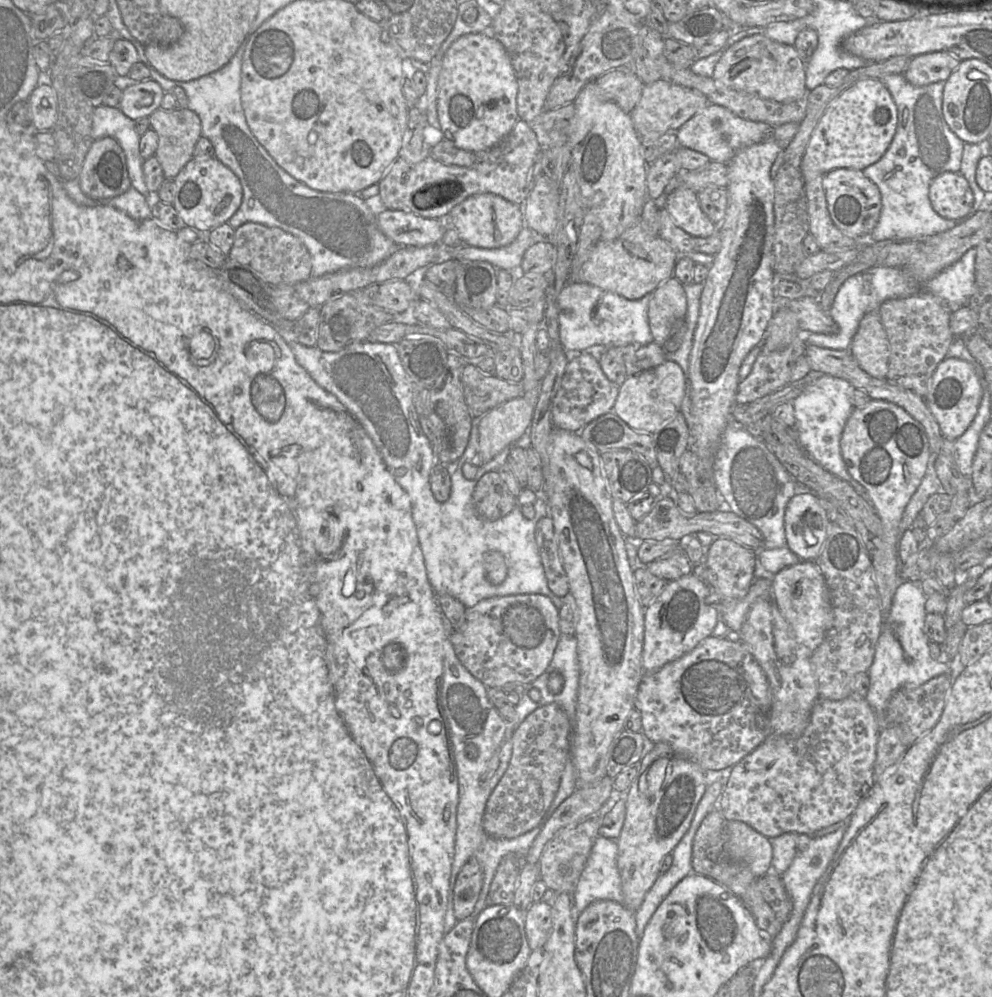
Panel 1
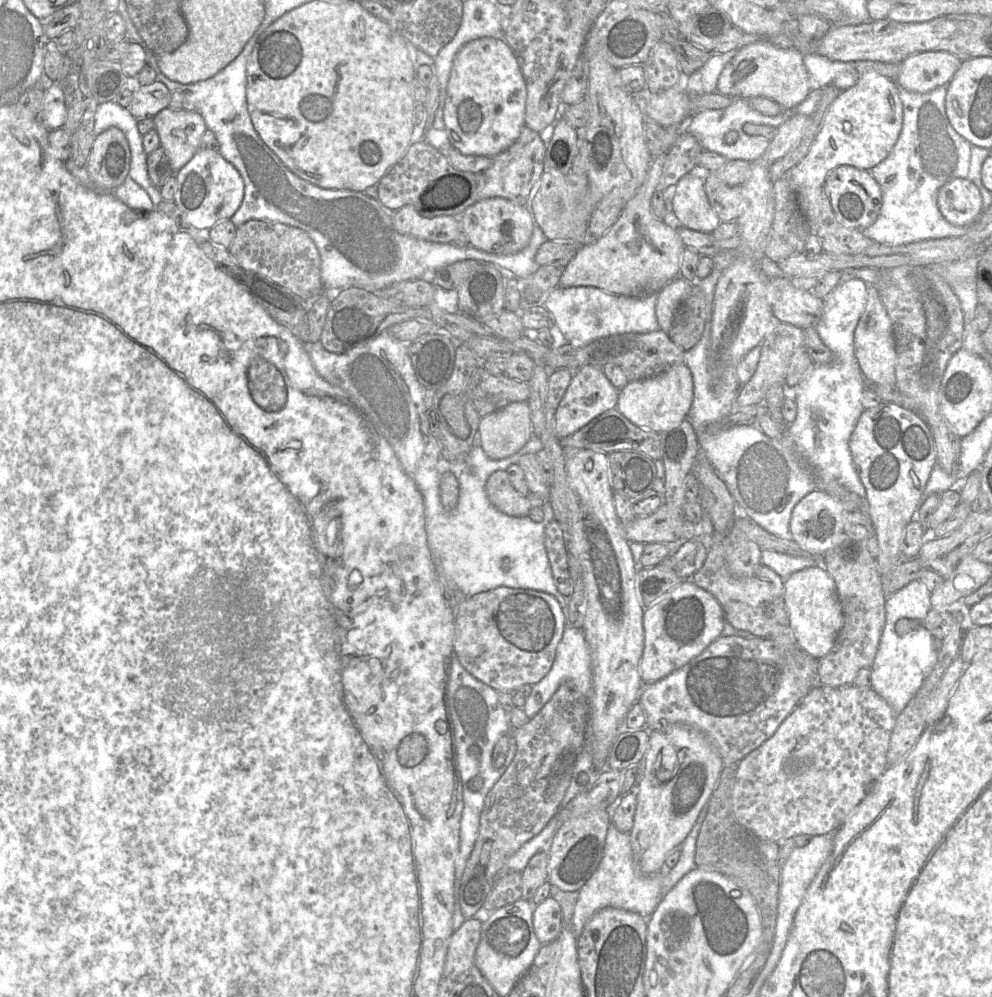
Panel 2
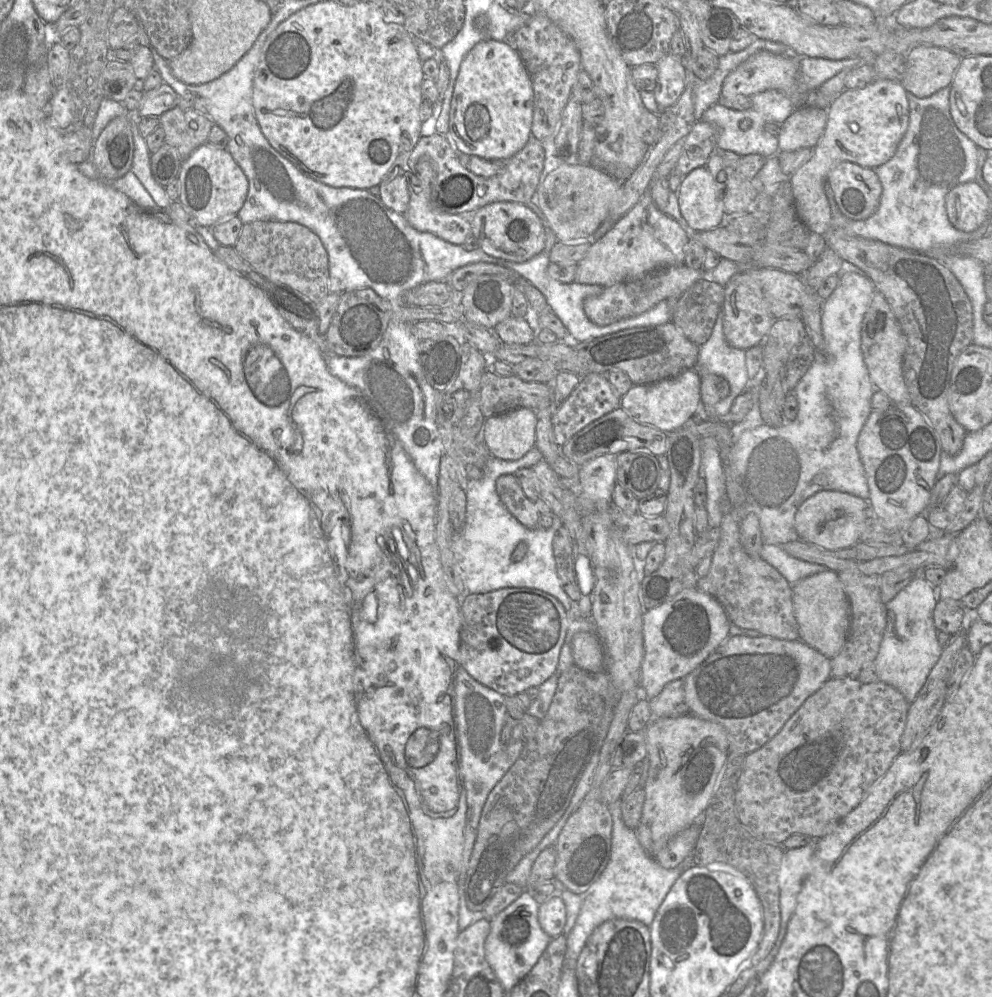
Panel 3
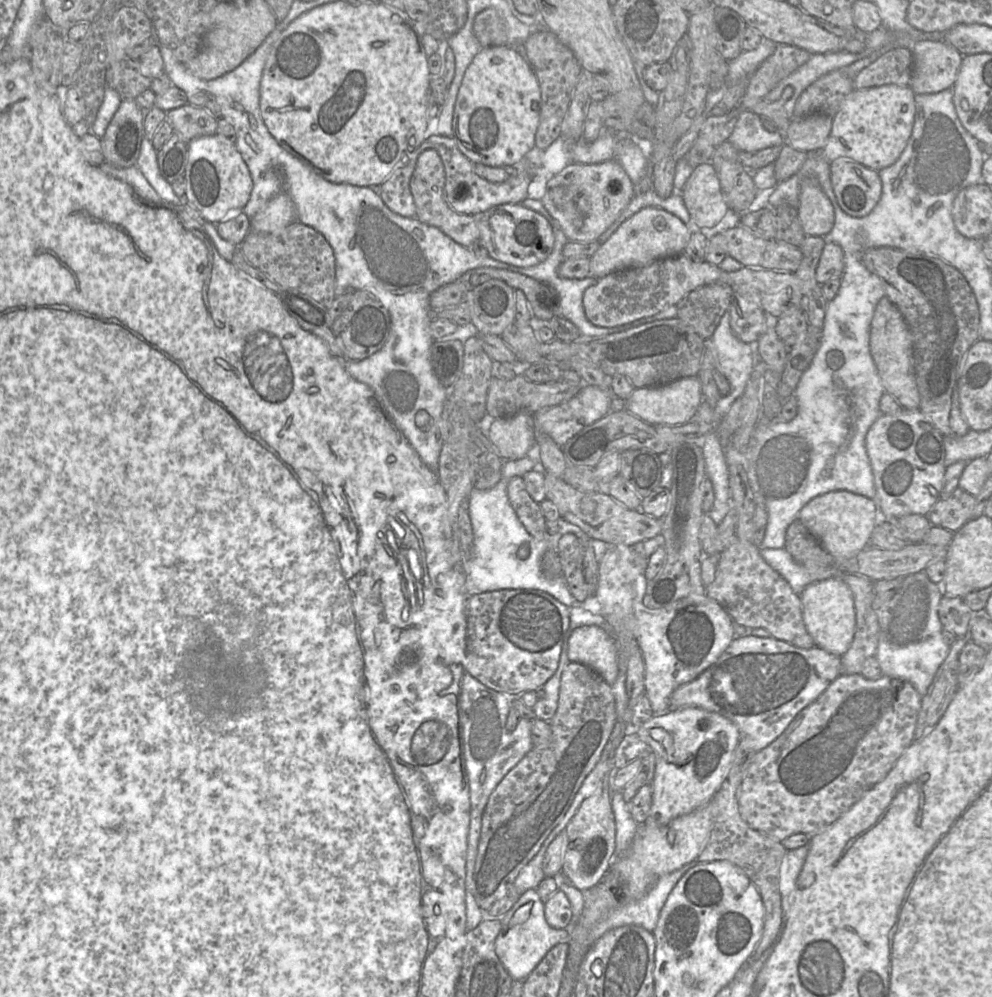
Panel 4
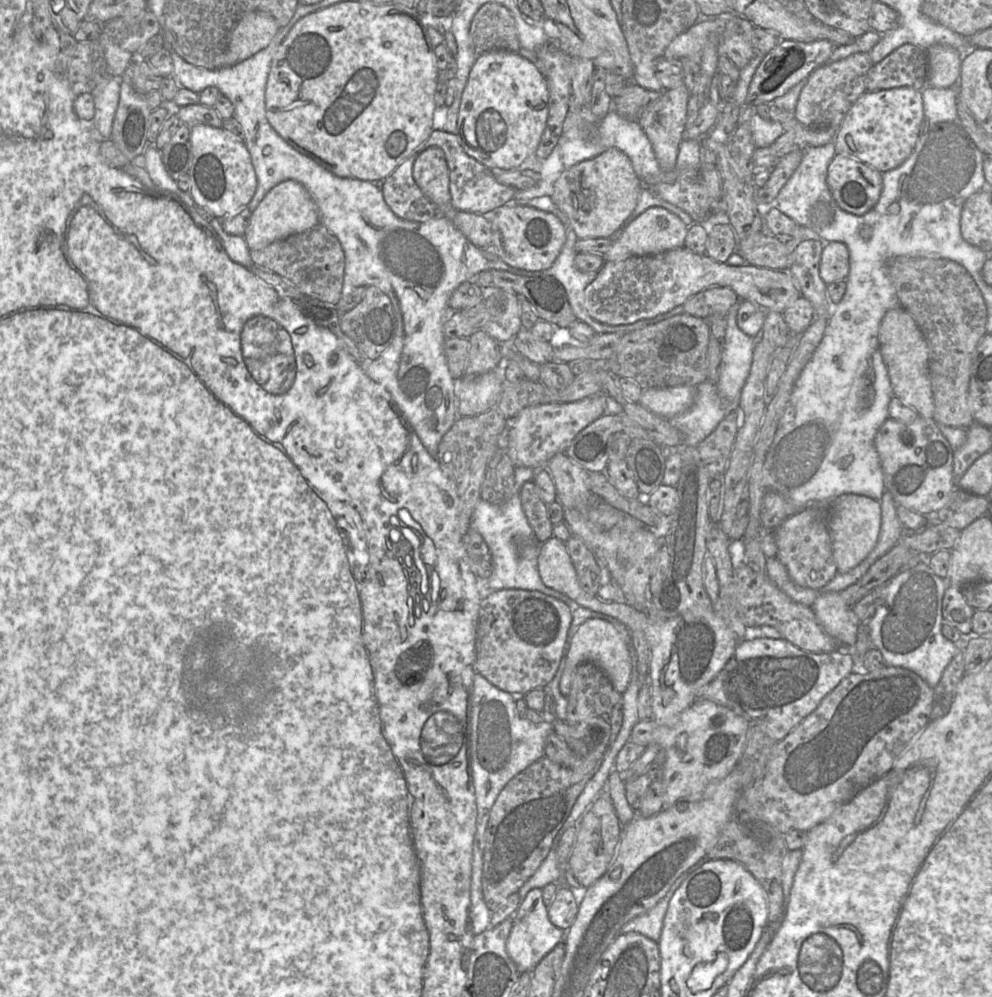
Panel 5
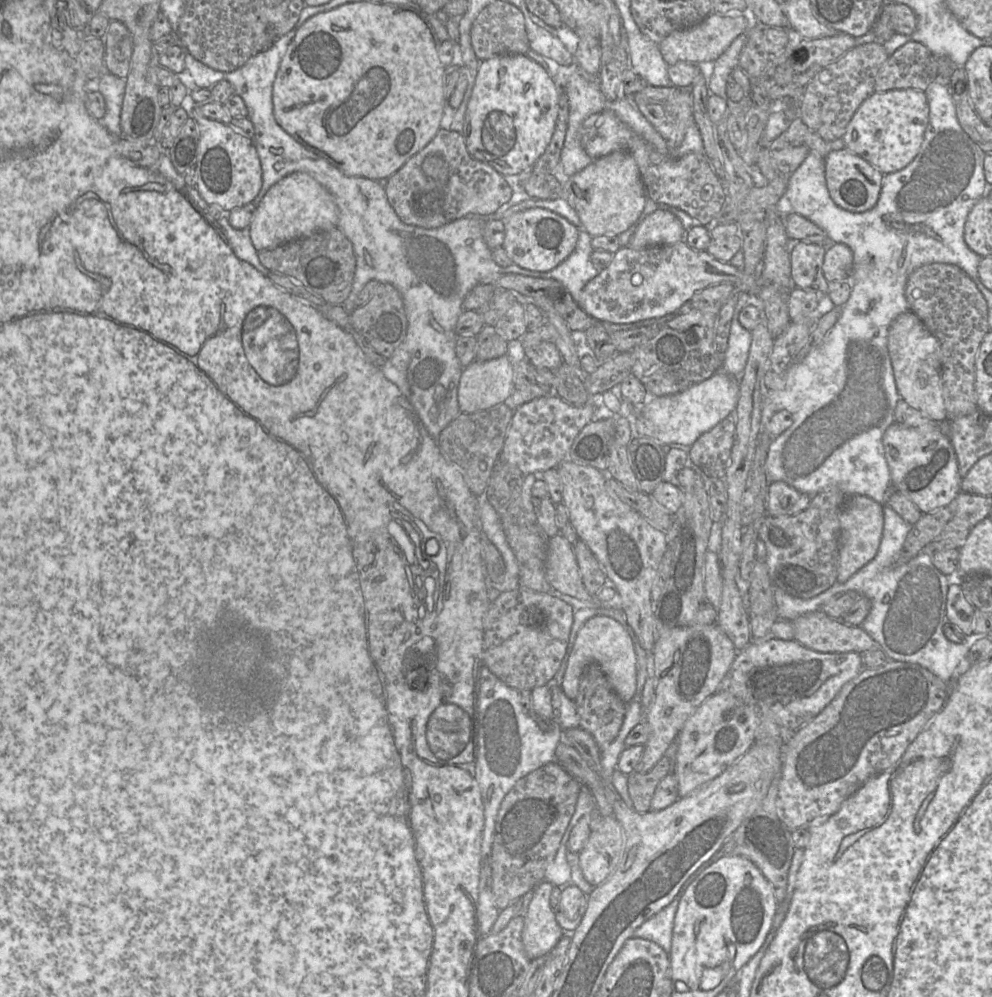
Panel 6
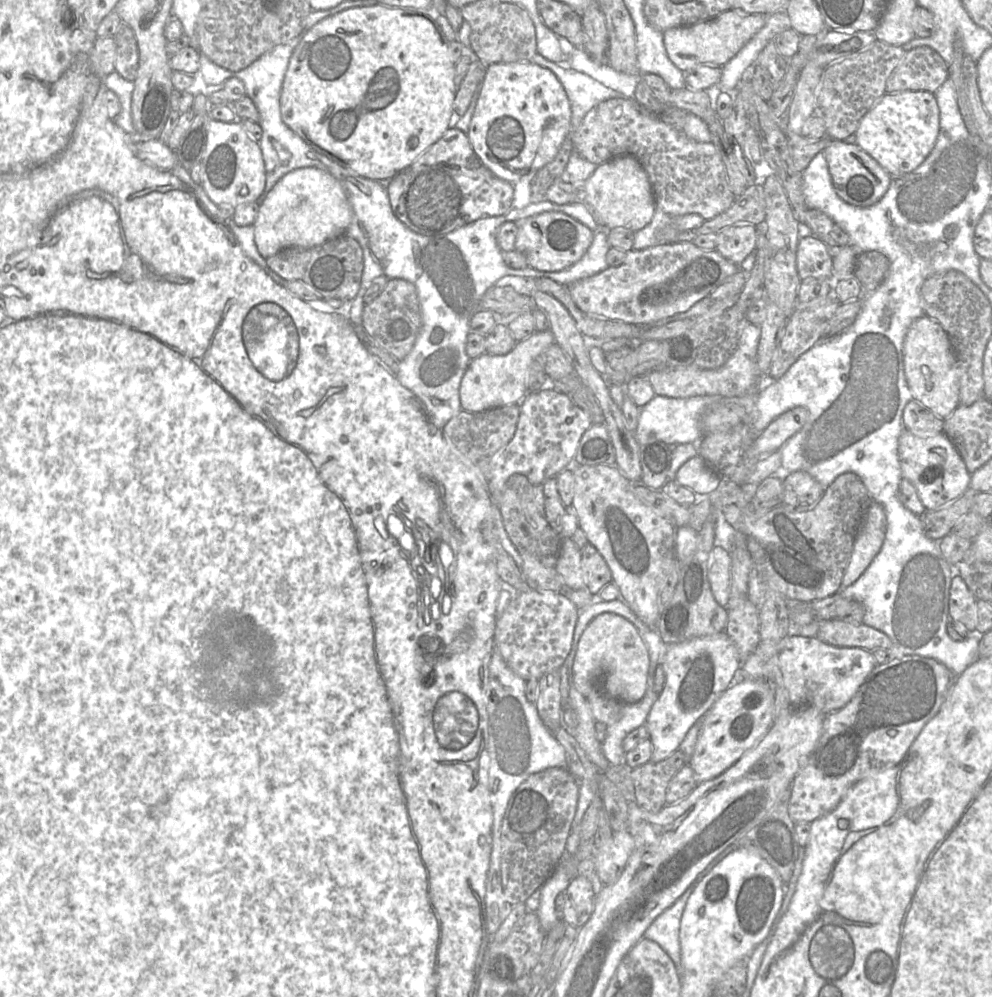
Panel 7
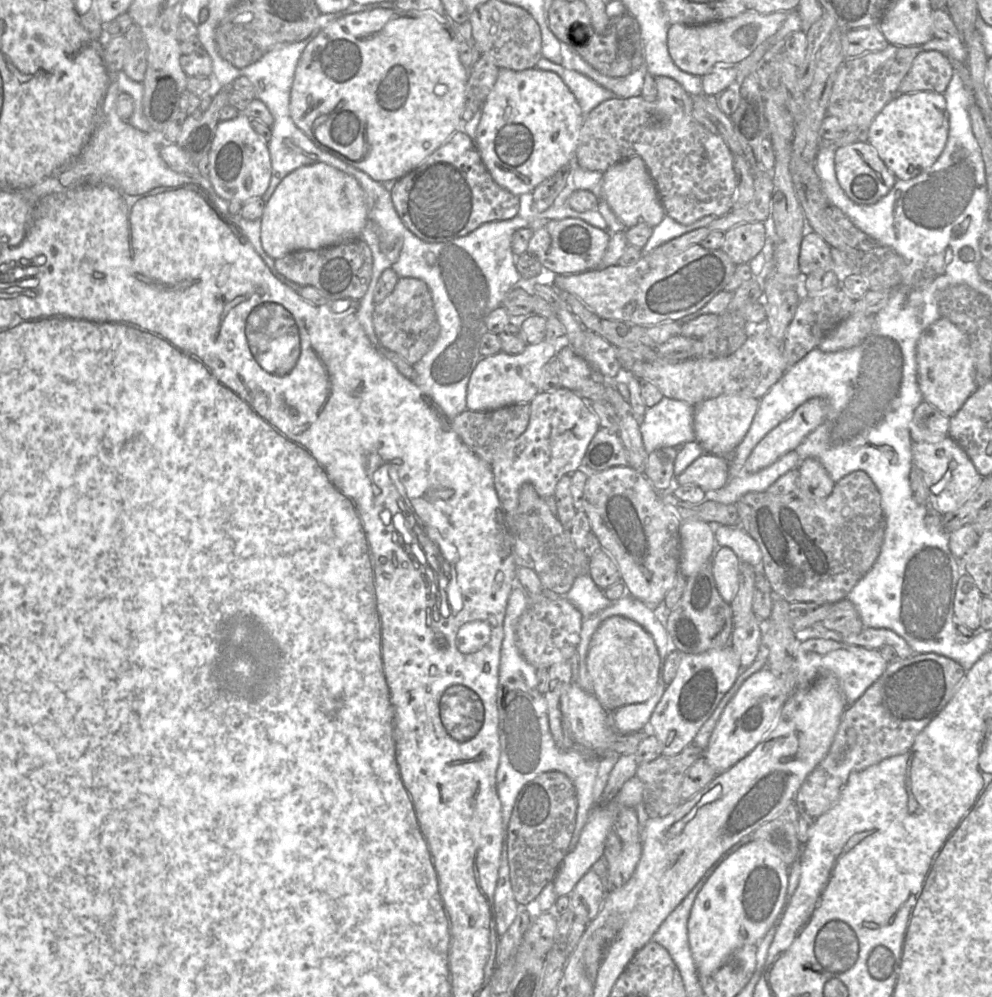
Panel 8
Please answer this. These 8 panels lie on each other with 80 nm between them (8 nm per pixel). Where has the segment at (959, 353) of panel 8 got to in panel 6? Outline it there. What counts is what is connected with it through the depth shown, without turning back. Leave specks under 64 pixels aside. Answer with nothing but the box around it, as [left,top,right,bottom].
[888,311,946,421]

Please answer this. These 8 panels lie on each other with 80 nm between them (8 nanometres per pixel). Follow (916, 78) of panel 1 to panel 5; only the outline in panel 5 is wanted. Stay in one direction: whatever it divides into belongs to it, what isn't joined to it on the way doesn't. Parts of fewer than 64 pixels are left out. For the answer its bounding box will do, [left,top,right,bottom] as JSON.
[927,44,964,88]

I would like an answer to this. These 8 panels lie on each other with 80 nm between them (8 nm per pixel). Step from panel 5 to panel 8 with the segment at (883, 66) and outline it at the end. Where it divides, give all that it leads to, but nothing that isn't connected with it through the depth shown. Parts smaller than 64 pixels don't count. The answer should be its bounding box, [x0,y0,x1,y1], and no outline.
[899,50,954,94]

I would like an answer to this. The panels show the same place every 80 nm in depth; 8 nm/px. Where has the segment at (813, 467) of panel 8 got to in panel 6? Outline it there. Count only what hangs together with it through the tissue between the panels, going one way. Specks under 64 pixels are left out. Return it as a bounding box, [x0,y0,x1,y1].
[767,481,811,515]

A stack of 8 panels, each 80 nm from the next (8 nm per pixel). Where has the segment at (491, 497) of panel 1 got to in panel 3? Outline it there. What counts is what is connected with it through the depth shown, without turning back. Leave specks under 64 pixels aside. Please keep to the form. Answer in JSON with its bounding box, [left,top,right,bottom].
[496,474,540,527]

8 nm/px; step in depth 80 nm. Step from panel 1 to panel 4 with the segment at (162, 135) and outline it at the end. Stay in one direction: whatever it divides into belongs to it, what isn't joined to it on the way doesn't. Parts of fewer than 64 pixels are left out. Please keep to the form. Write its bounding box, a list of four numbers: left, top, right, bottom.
[166,105,218,143]

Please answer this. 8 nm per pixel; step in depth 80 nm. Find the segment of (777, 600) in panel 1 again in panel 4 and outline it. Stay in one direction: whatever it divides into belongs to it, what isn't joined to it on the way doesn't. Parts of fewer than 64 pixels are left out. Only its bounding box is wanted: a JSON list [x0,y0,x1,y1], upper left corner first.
[799,577,856,656]

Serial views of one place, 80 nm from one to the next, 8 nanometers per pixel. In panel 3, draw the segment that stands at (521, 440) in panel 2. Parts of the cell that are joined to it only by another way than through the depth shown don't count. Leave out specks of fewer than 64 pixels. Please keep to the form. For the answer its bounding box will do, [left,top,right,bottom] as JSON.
[483,407,536,460]

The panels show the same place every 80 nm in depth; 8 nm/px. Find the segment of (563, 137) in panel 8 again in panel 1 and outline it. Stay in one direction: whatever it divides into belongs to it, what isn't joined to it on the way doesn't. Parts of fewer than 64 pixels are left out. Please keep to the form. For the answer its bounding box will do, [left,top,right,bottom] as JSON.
[437,32,520,152]

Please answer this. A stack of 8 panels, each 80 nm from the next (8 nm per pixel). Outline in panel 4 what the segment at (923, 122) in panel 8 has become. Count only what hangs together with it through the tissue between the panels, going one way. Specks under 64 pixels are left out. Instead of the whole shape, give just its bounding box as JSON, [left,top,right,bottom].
[820,84,915,170]

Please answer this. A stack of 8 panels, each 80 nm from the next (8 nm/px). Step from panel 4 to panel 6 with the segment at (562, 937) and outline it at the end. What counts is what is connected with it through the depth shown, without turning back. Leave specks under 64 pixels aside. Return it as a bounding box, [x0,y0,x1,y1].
[522,881,564,961]

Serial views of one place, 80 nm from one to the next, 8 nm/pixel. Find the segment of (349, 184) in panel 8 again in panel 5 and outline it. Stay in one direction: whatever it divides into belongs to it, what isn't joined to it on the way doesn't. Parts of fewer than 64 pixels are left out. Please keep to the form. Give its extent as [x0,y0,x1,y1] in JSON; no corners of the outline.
[243,180,320,249]

